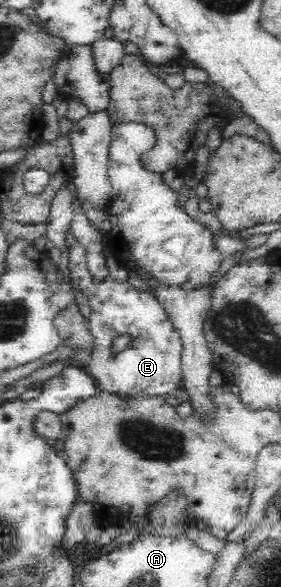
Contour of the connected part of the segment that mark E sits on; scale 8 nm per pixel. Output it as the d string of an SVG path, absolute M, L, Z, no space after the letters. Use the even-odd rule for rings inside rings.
M70 223L64 241L68 252L69 281L87 297L90 307L90 318L87 322L88 331L93 336L93 345L91 355L89 355L89 375L97 382L99 389L108 394L126 397L145 392L147 396L162 396L167 399L170 391L179 389L182 385L182 342L163 306L153 297L153 294L145 290L139 291L127 282L112 281L110 277L103 282L95 282L88 270L86 249L75 239ZM121 335L131 337L131 343L127 349L115 354L112 351L113 339Z

